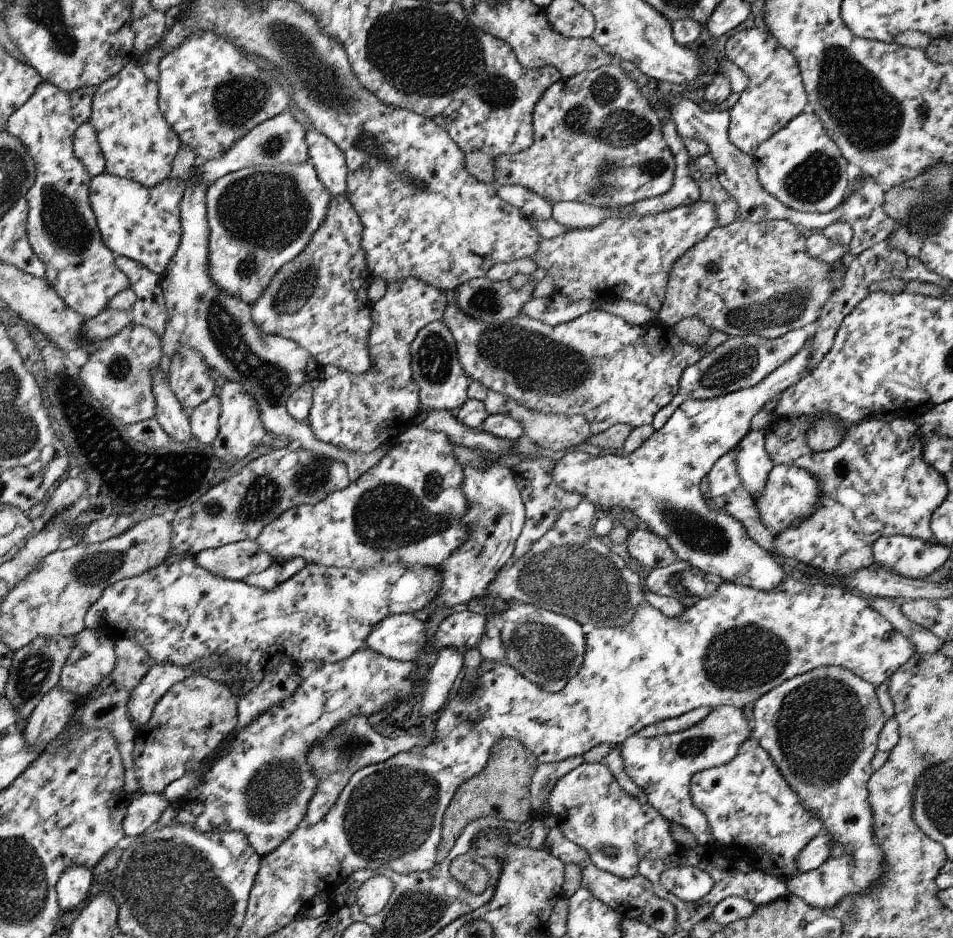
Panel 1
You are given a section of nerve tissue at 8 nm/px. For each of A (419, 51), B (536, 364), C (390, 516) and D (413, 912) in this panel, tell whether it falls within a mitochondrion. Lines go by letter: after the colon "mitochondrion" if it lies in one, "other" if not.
A: mitochondrion
B: mitochondrion
C: mitochondrion
D: mitochondrion

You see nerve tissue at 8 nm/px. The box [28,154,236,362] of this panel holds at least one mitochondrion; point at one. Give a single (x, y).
(63, 227)

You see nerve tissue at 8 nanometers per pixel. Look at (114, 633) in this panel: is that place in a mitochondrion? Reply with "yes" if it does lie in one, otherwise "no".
no

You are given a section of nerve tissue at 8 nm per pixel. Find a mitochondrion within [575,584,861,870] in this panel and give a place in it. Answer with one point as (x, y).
(741, 658)

